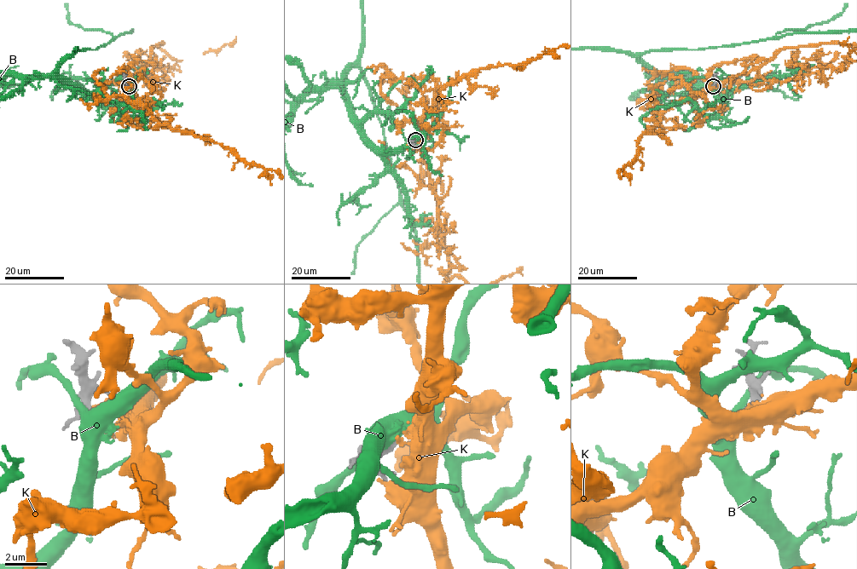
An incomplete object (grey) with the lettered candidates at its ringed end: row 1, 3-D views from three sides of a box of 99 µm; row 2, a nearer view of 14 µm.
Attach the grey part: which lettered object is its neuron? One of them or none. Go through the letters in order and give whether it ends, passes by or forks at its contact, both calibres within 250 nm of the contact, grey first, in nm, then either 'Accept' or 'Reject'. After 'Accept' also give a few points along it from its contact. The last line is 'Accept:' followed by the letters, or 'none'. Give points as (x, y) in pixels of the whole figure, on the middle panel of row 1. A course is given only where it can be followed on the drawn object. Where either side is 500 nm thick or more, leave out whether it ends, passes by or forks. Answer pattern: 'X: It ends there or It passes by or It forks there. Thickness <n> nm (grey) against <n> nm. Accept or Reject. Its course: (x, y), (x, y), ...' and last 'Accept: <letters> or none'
B: Thickness 320 nm (grey) against 700 nm. Reject
K: It ends there. Thickness 320 nm (grey) against 200 nm. Reject
Accept: none

